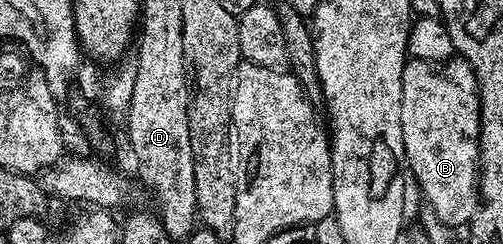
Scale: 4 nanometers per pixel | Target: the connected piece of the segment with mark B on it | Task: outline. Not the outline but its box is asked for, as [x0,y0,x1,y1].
[403,59,481,226]

